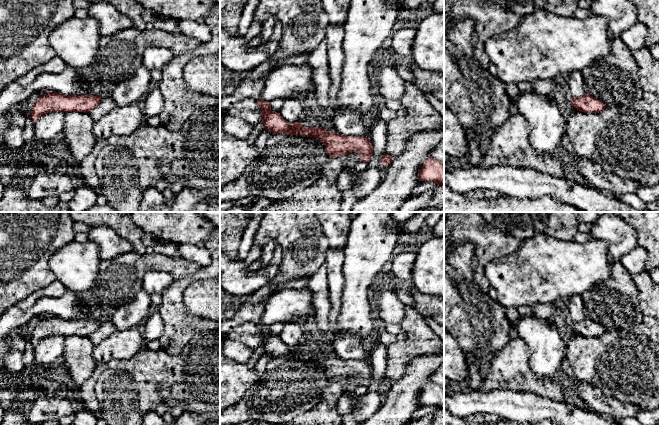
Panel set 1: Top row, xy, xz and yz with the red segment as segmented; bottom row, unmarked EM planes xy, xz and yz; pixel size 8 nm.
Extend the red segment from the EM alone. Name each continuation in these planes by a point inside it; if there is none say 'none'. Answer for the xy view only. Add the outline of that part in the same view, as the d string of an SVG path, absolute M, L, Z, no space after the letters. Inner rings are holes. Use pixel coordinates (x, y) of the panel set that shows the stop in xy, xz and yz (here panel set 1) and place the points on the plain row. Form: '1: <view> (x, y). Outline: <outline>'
none

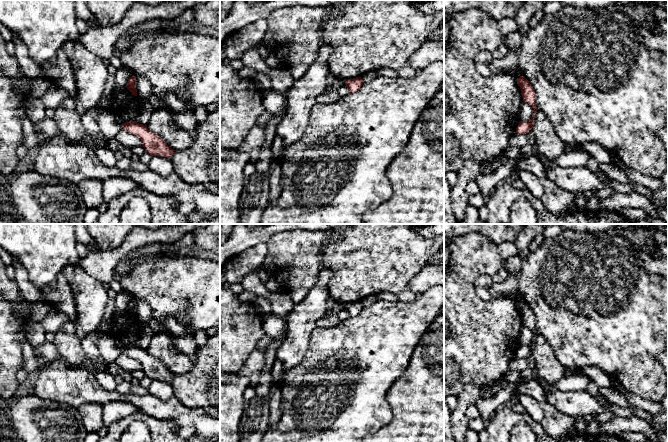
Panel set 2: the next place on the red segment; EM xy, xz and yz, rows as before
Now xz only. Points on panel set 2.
none

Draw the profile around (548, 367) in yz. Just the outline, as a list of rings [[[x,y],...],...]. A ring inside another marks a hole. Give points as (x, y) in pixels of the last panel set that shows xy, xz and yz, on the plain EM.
[[[537,334],[532,355],[538,376],[548,383],[556,383],[566,377],[568,367],[559,363],[545,338]]]

